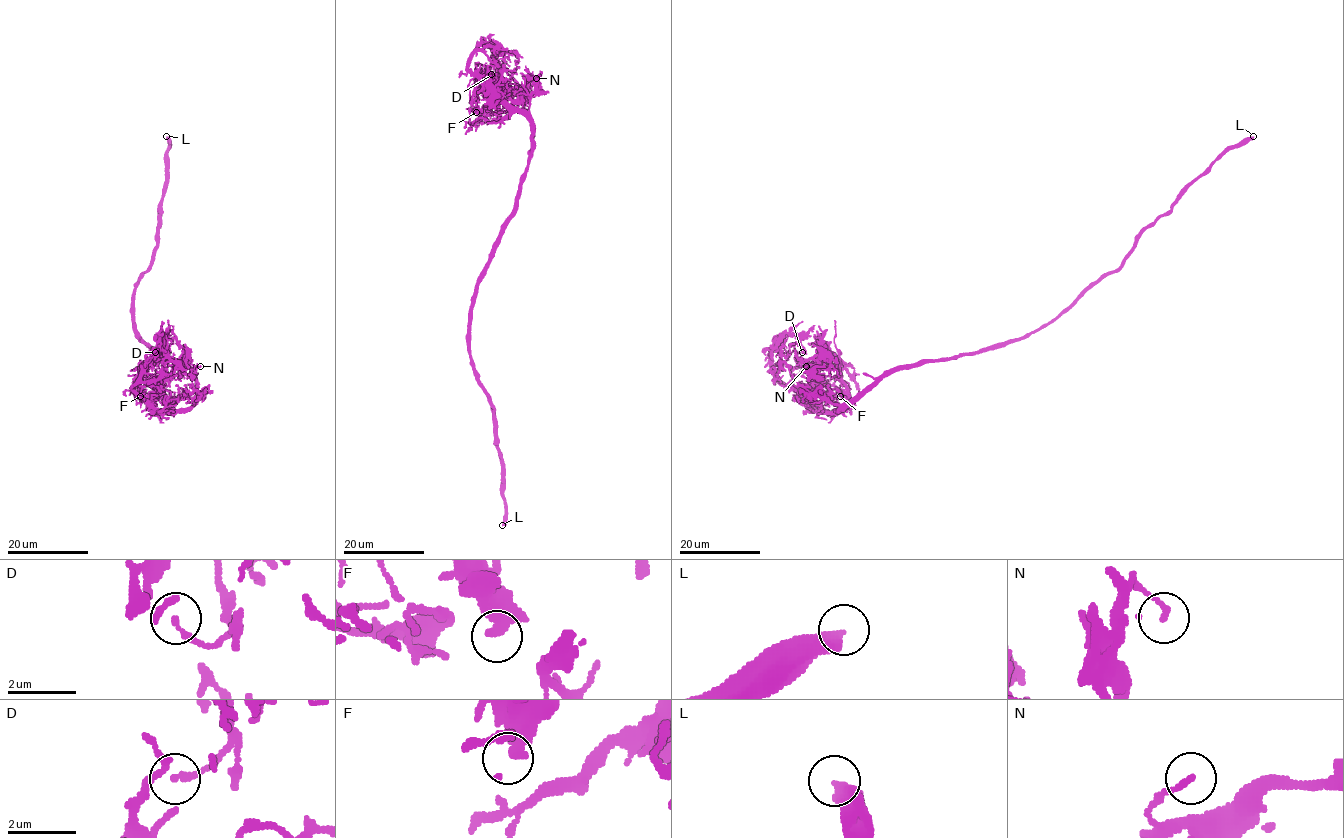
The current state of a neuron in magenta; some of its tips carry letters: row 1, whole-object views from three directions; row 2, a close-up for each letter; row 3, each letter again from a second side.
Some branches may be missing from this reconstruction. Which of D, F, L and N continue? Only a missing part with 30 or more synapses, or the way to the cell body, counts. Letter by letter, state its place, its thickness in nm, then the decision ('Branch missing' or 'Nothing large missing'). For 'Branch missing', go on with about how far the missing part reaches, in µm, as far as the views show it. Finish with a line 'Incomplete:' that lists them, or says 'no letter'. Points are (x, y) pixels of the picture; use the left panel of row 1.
D: Place: (155, 352). Thickness 130 nm. Nothing large missing
F: Place: (140, 396). Thickness 440 nm. Nothing large missing
L: Place: (166, 136). Thickness 500 nm. Branch missing. Missing length about 250 µm
N: Place: (200, 366). Thickness 150 nm. Nothing large missing
Incomplete: L

